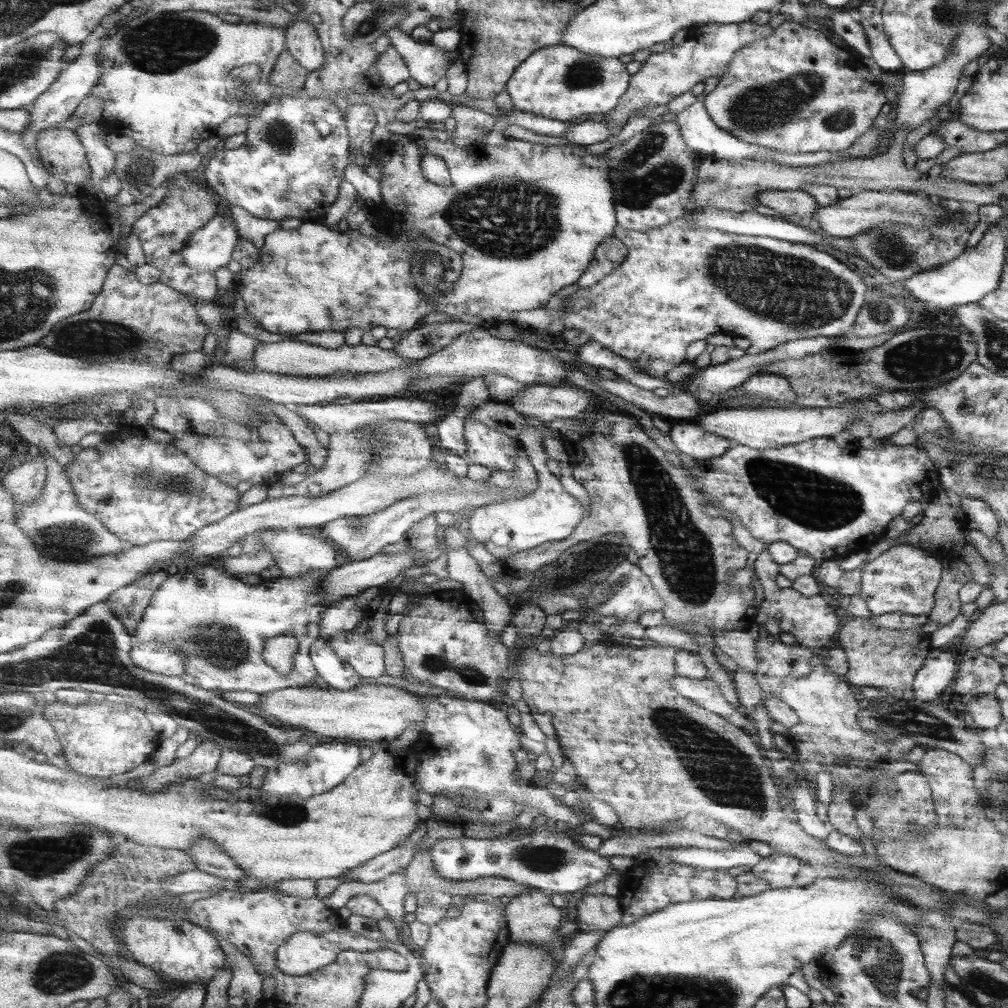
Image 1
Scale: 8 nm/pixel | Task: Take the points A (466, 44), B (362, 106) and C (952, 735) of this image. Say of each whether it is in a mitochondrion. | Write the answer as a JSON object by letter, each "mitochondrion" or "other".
{"A":"other","B":"other","C":"mitochondrion"}

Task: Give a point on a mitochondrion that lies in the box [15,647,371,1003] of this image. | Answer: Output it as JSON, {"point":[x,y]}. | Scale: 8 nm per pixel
{"point":[58,973]}

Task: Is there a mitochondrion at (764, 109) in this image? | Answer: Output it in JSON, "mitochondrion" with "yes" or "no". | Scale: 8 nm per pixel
{"mitochondrion":"yes"}

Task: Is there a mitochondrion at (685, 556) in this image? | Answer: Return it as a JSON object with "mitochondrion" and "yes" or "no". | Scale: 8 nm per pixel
{"mitochondrion":"yes"}

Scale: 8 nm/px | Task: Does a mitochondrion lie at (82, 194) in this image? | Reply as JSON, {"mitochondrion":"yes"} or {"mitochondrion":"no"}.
{"mitochondrion":"no"}

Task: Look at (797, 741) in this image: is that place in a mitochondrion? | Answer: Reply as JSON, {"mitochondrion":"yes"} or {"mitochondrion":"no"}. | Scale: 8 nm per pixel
{"mitochondrion":"no"}

